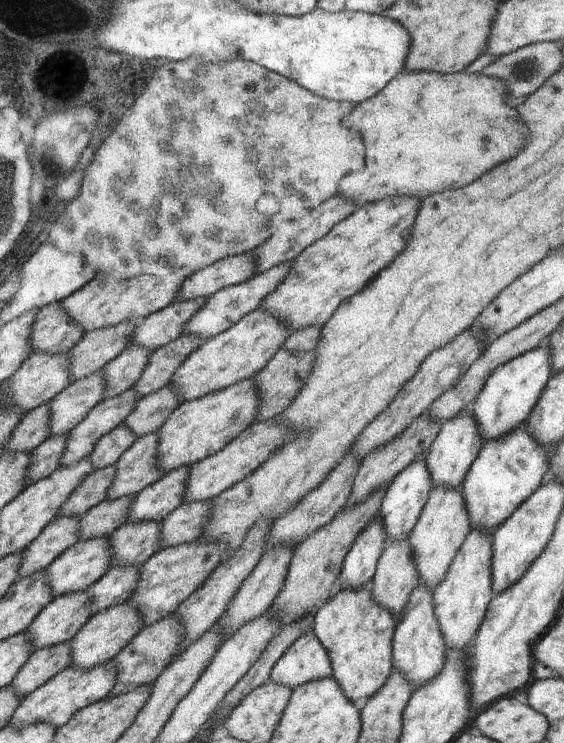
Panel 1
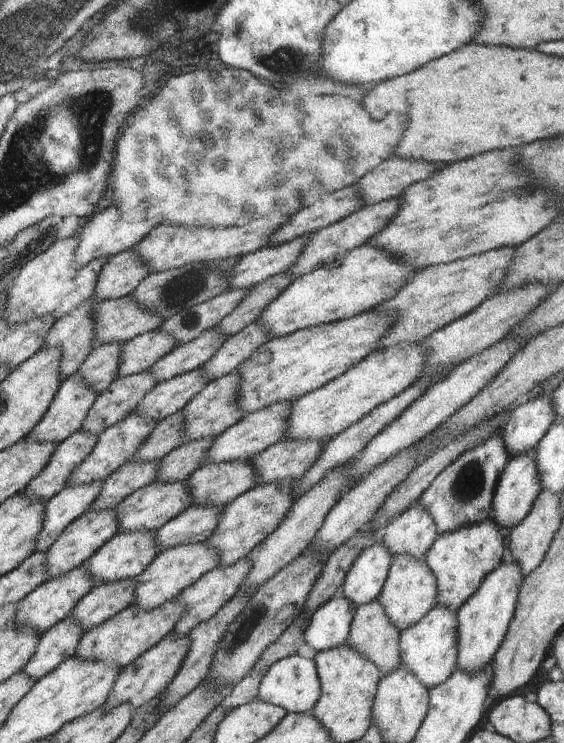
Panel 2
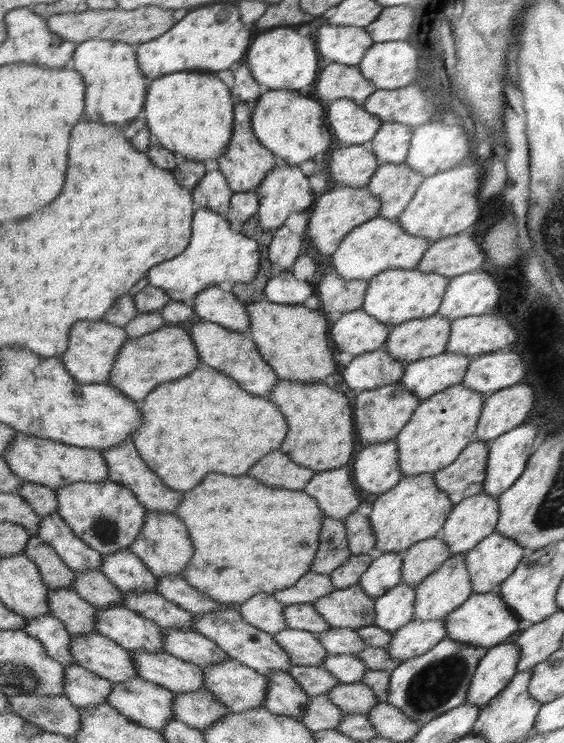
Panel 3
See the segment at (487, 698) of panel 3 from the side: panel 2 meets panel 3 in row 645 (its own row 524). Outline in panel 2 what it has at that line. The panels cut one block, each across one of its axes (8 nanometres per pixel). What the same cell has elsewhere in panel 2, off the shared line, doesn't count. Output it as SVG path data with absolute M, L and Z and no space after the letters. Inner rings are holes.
M535 451L509 459L504 472L500 475L498 484L496 484L494 500L492 500L492 522L502 530L518 526L528 516L532 504L534 504L534 500L536 500L541 490L540 472L536 468Z

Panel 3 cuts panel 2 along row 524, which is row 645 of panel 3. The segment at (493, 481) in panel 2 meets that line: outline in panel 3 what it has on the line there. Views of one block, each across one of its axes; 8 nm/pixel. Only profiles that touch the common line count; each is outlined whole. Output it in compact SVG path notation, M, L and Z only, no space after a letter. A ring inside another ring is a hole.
M444 637L428 652L410 657L391 670L387 703L399 708L406 718L422 724L464 704L476 667L487 650Z

